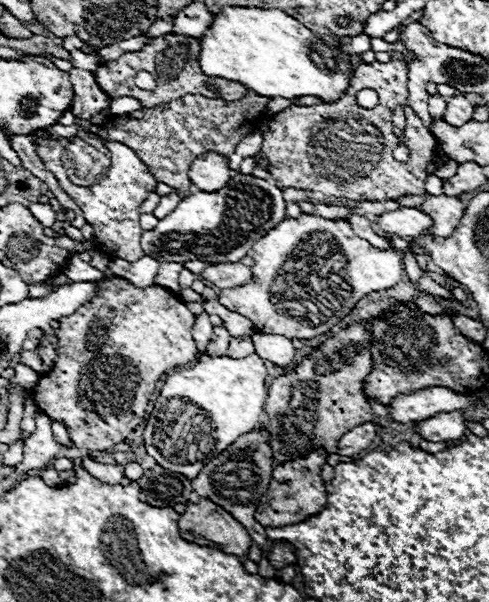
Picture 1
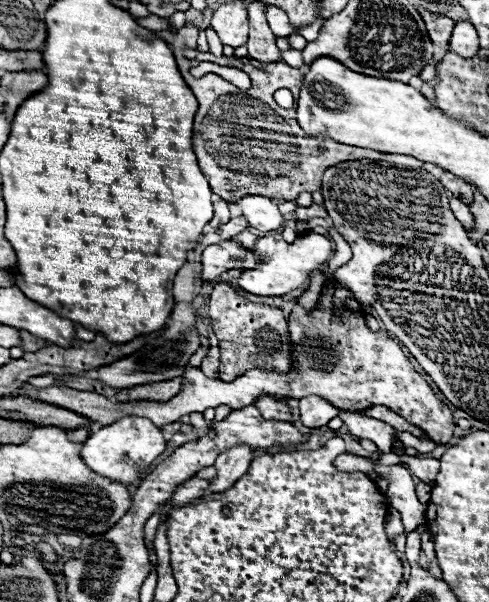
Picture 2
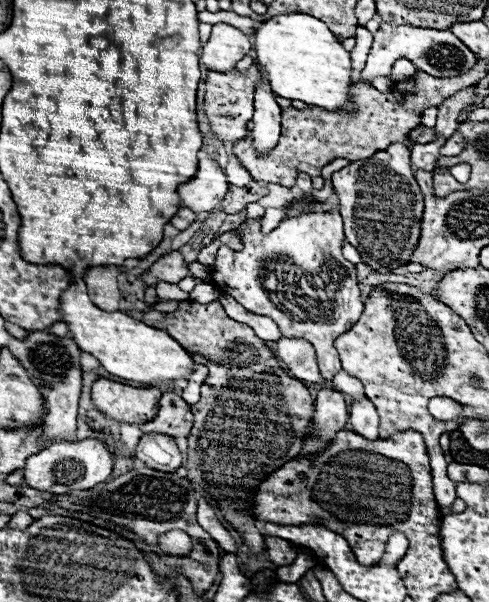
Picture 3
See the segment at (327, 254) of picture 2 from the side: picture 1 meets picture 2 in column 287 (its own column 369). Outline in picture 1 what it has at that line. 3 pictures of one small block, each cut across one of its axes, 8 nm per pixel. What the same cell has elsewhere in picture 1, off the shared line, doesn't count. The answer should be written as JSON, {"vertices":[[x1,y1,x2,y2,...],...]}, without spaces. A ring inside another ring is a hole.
{"vertices":[[302,214,300,218,286,218,286,220,282,220,282,224,278,224,276,228,272,228,266,236,262,236,262,240,258,240,258,242,254,244,254,248,252,248,252,252,250,252,250,256,254,258,252,280,250,280,248,284,244,284,244,286,222,290,222,294,220,294,220,304,224,304,226,308,230,308,230,310,234,310,234,312,246,316,248,320,252,320,252,324,254,324,254,328,256,328,258,332,264,332,264,334,282,334,282,336,286,336,286,338,300,338,300,340,304,340,304,338,314,338,314,336,318,336,318,334,328,332,334,324,338,324,338,322,356,306,356,302,358,302,360,298,364,298,366,294,378,292,378,290,388,290,388,288,395,286,401,280,404,269,402,265,402,254,404,254,404,252,406,252,406,250,396,252,396,250,378,250,378,248,374,248,368,240,356,236,354,230,352,230,352,226,350,226,350,222,346,222,346,220,326,220,326,218,320,218,320,216,306,216,306,214],[340,250,342,250,342,254,346,256,346,262,348,262,348,266,346,266,346,282,342,282,342,272,336,270,336,262,340,262]]}

